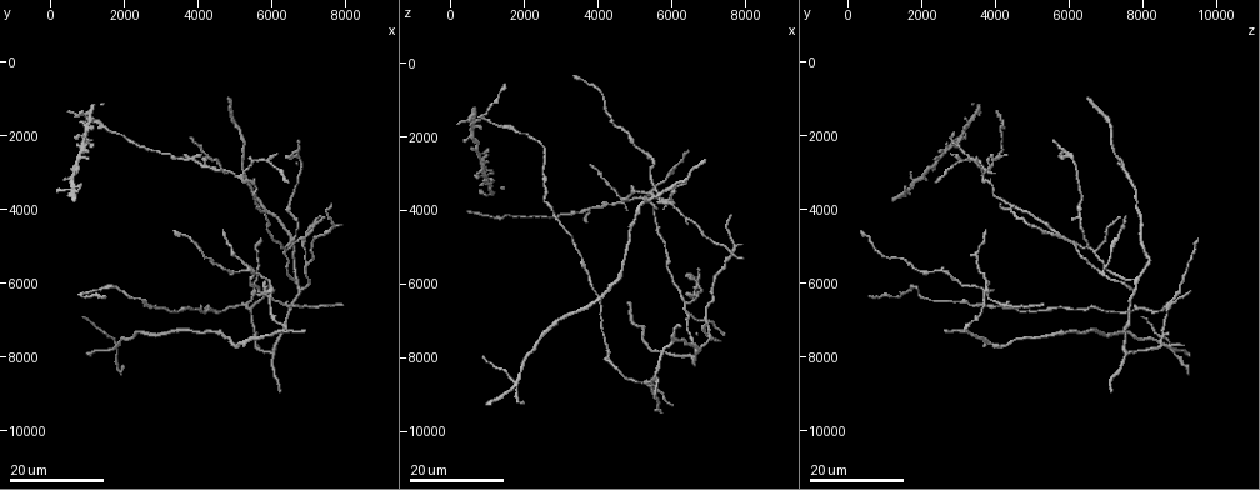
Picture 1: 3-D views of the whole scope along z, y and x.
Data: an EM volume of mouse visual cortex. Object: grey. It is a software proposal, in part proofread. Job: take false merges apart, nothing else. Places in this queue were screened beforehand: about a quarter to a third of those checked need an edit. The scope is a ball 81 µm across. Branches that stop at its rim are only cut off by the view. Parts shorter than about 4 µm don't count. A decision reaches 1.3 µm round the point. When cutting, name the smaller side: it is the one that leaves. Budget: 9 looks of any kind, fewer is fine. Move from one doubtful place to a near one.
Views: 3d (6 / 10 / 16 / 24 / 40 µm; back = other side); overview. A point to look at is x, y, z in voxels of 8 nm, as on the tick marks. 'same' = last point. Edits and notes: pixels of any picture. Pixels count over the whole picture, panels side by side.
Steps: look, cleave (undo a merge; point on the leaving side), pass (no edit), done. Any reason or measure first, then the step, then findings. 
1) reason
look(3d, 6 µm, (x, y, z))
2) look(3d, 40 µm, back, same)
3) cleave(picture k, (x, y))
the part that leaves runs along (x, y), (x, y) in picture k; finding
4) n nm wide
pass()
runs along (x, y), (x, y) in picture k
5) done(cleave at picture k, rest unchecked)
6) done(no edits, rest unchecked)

sharp bend
look(3d, 16 µm, (800, 6400, 1500))

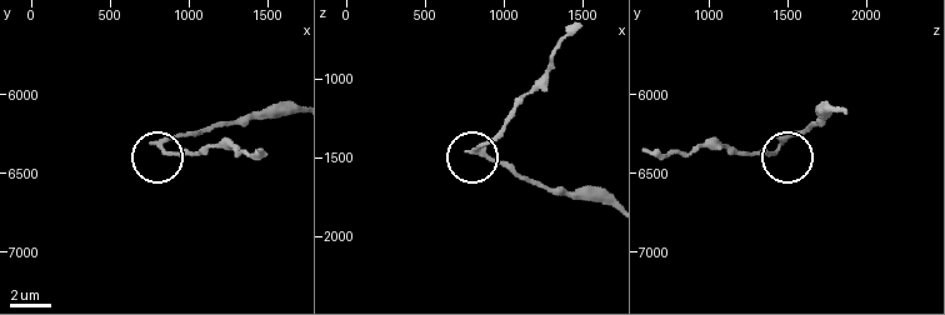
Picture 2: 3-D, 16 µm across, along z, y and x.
look(3d, 6 µm, (820, 6360, 1440))

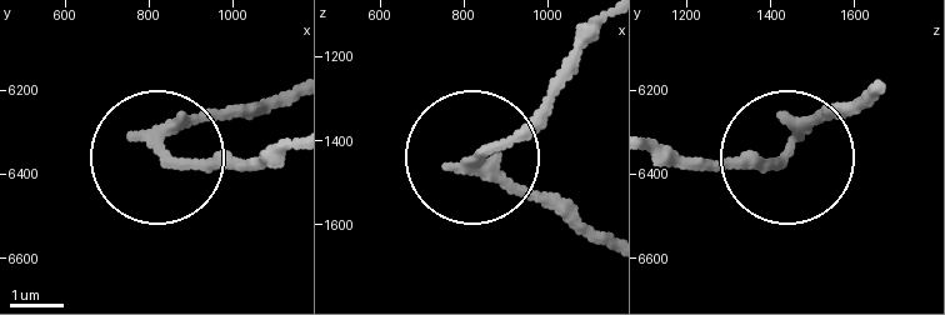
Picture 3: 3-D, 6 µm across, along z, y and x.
cleave(picture 3, (221, 153))
the part that leaves runs along (155, 140), (191, 163), (285, 159) in picture 3; a second neuron is stuck on

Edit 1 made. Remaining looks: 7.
look(overview)

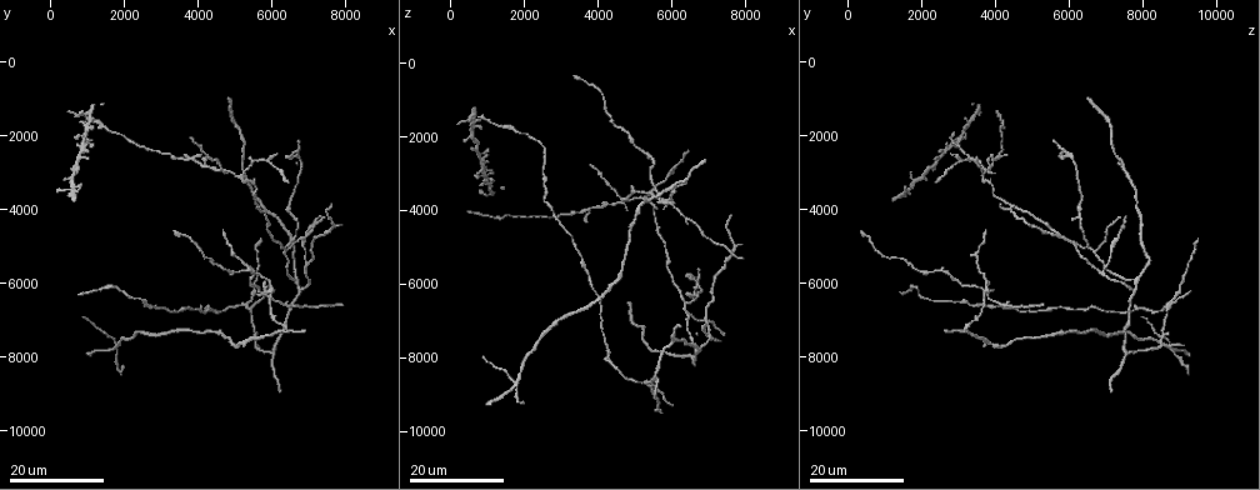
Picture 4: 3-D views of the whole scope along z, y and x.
four or more arms meet
look(3d, 16 µm, (5800, 6200, 3800))

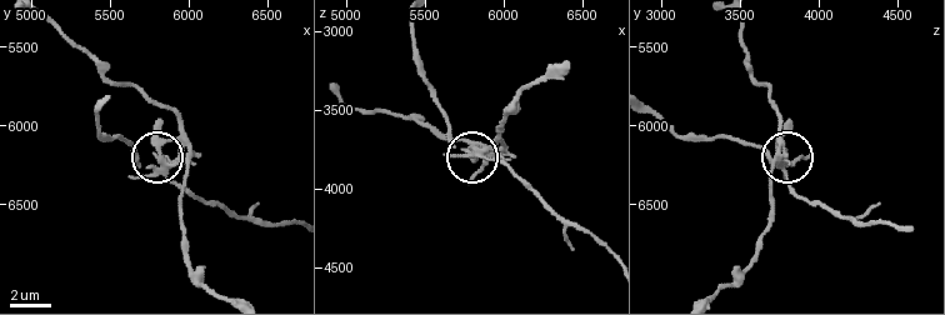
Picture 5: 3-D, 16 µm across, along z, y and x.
look(3d, 6 µm, (5800, 6220, 3740))

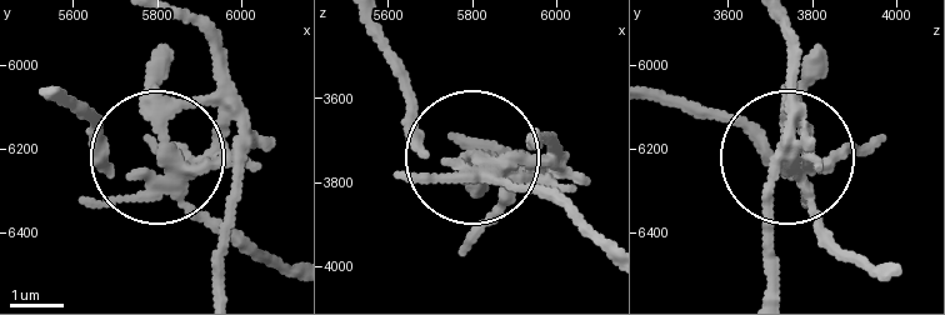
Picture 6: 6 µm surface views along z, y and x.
250 nm wide
cleave(picture 6, (226, 219))
a second neuron is stuck on

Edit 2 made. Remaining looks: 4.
see it whole again
look(overview)

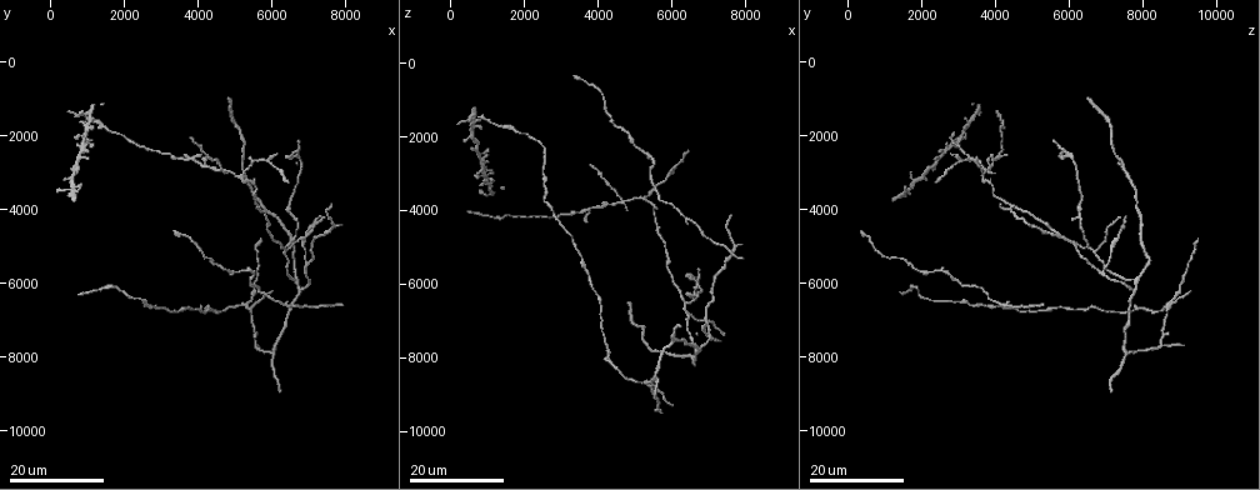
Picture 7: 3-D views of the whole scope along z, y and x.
three arms meet
look(3d, 16 µm, (6800, 6200, 7700))

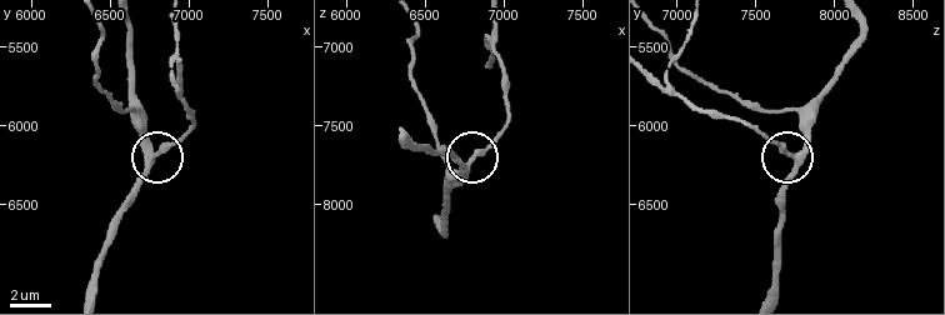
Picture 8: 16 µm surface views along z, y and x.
look(3d, 10 µm, (6780, 6200, 7760))

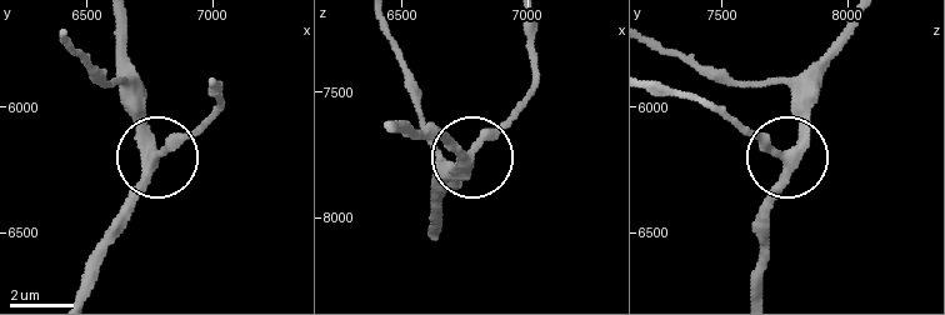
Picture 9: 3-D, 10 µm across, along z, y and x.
side arm 95 µm
pass()
runs along (759, 290), (759, 216), (785, 163), (720, 106) in picture 9; continuous, no second neuron

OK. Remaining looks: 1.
done(cleave at picture 3, cleave at picture 6, rest unchecked)

